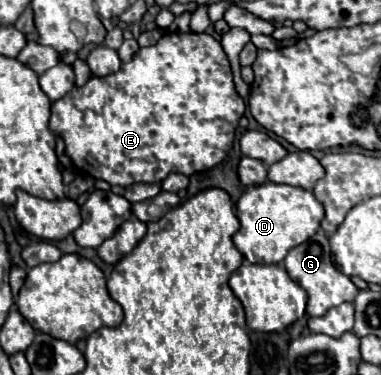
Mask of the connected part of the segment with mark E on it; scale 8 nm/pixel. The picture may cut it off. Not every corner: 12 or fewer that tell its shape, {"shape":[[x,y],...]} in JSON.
{"shape":[[165,32],[51,104],[79,174],[215,168],[245,102],[221,42]]}

